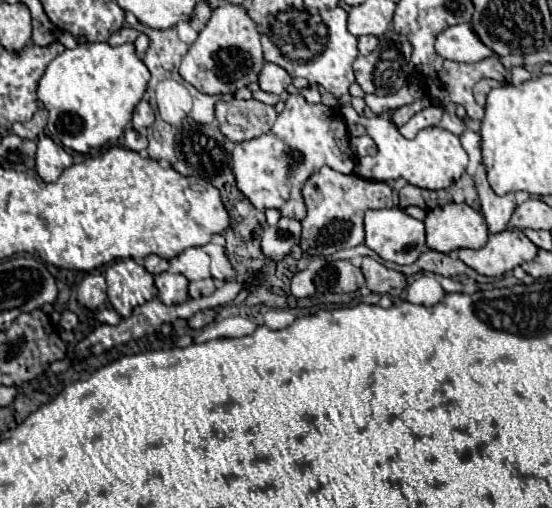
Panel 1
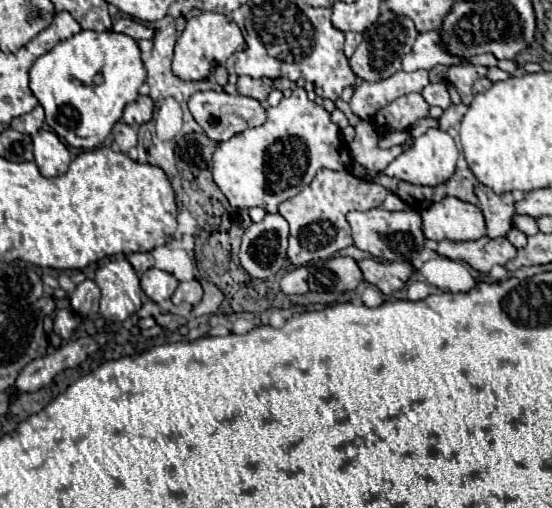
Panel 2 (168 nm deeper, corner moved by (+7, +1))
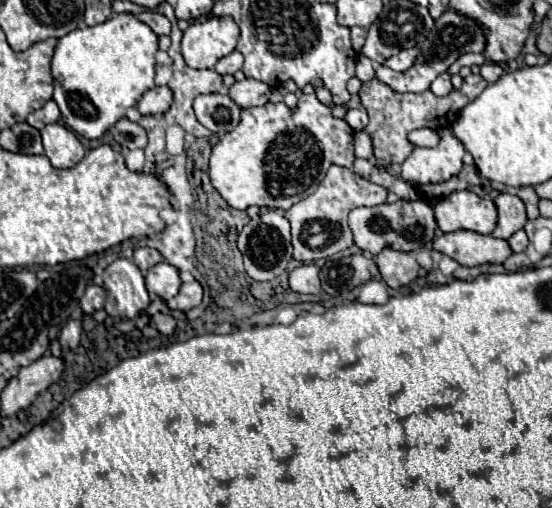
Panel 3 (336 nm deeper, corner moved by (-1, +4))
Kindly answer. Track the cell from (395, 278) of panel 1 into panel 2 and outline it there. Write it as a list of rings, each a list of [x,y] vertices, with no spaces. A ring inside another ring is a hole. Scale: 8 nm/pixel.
[[[363,259],[363,261],[359,261],[359,267],[363,271],[365,281],[375,285],[377,289],[381,289],[385,295],[399,291],[409,281],[409,277],[415,273],[413,265],[407,261]]]

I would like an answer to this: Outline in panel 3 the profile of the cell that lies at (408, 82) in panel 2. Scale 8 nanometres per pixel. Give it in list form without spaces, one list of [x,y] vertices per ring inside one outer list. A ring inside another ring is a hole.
[[[447,10],[439,20],[435,20],[435,30],[437,30],[437,38],[425,40],[425,44],[421,46],[421,54],[417,56],[417,62],[407,72],[395,72],[395,70],[389,70],[387,66],[377,66],[375,78],[387,84],[395,92],[425,92],[429,90],[431,82],[439,74],[443,74],[461,54],[483,52],[487,46],[487,30],[473,18],[461,16],[455,10]]]

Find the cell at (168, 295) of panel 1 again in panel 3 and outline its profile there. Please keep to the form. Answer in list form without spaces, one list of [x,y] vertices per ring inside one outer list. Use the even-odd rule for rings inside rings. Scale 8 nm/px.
[[[159,262],[157,266],[153,266],[147,276],[145,276],[145,284],[149,294],[155,294],[163,300],[171,300],[179,288],[181,288],[181,278],[175,266],[167,264],[167,262]]]

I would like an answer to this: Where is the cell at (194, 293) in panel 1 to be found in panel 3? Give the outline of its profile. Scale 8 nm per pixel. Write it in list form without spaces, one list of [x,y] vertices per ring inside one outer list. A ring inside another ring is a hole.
[[[195,280],[195,282],[183,284],[181,290],[179,290],[179,294],[173,300],[169,300],[167,304],[169,304],[171,310],[183,310],[183,312],[187,312],[187,310],[199,306],[201,304],[201,298],[203,298],[203,288]]]

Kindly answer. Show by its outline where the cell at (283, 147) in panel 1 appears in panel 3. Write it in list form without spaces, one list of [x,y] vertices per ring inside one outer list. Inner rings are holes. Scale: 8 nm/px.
[[[301,94],[299,104],[295,110],[289,110],[285,102],[267,102],[265,106],[253,106],[241,112],[241,124],[225,134],[211,152],[209,160],[209,176],[211,184],[219,190],[225,202],[237,210],[247,210],[249,206],[267,206],[287,210],[289,206],[297,204],[301,198],[313,194],[321,180],[325,178],[329,166],[345,166],[351,168],[355,162],[353,154],[353,130],[345,120],[333,118],[331,108],[323,106],[317,96]]]

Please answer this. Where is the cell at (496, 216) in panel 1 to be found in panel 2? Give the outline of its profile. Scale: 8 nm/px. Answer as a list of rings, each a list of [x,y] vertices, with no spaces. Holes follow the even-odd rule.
[[[481,183],[475,185],[475,193],[479,197],[479,207],[487,221],[487,237],[491,237],[491,239],[505,237],[509,233],[509,229],[513,227],[513,221],[511,221],[515,215],[513,195],[511,193],[507,193],[505,197],[497,195]]]

